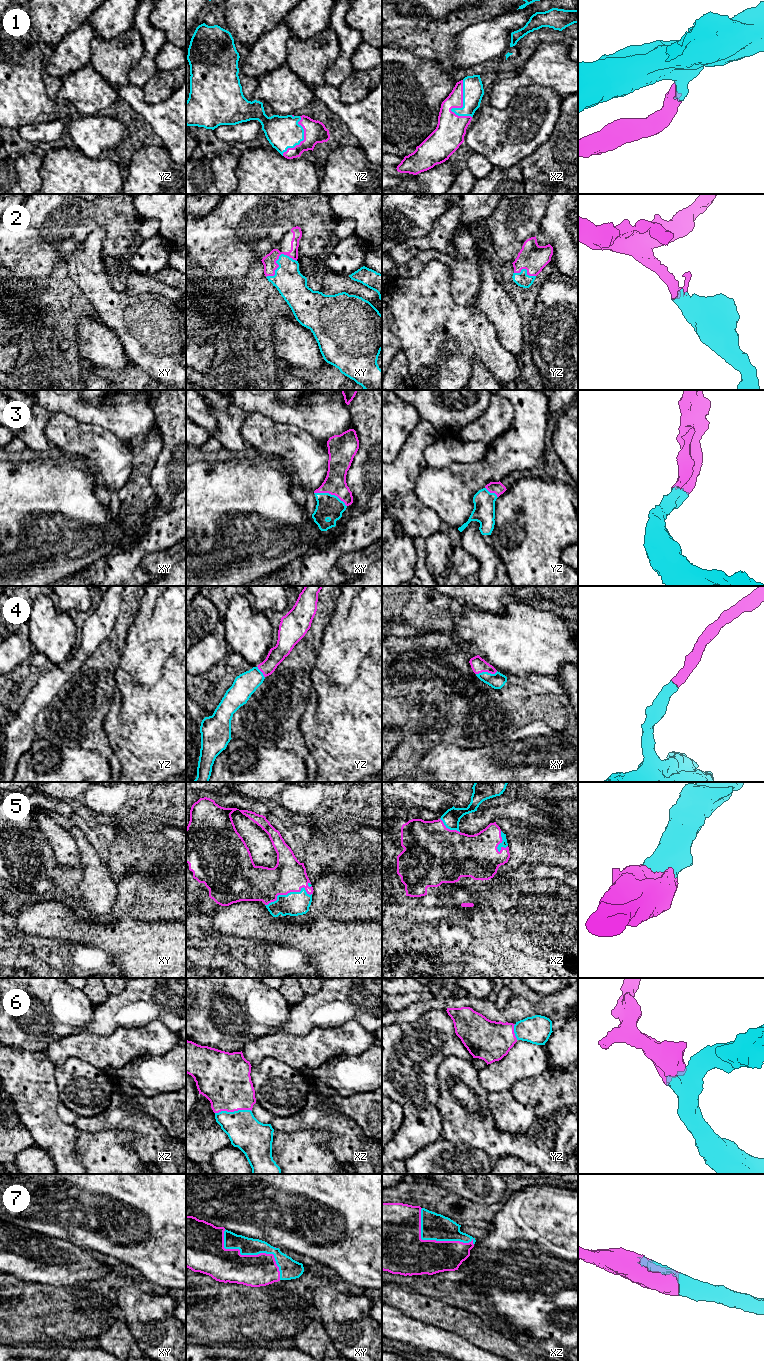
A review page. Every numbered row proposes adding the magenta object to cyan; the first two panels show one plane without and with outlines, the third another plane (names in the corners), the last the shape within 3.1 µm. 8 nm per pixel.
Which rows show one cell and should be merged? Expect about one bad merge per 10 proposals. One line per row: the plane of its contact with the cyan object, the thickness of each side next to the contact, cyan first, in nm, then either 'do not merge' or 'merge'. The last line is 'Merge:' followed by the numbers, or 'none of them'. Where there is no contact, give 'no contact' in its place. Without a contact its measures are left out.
1: meets cyan in xz; 170 nm thick on the cyan side, 240 nm on the other; merge
2: meets cyan in xy; 240 nm thick on the cyan side, 110 nm on the other; merge
3: meets cyan in xy; 190 nm thick on the cyan side, 180 nm on the other; merge
4: meets cyan in xy; 120 nm thick on the cyan side, 120 nm on the other; merge
5: meets cyan in xy; 190 nm thick on the cyan side, 280 nm on the other; merge
6: meets cyan in xz; 280 nm thick on the cyan side, 400 nm on the other; merge
7: meets cyan in xy; 140 nm thick on the cyan side, 280 nm on the other; merge
Merge: 1, 2, 3, 4, 5, 6, 7

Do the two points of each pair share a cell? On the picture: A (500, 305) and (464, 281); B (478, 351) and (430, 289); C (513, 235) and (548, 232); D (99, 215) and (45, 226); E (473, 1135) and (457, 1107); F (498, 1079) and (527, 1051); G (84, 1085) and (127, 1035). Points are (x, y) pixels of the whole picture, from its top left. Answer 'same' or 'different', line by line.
A: different
B: same
C: different
D: same
E: same
F: same
G: different

